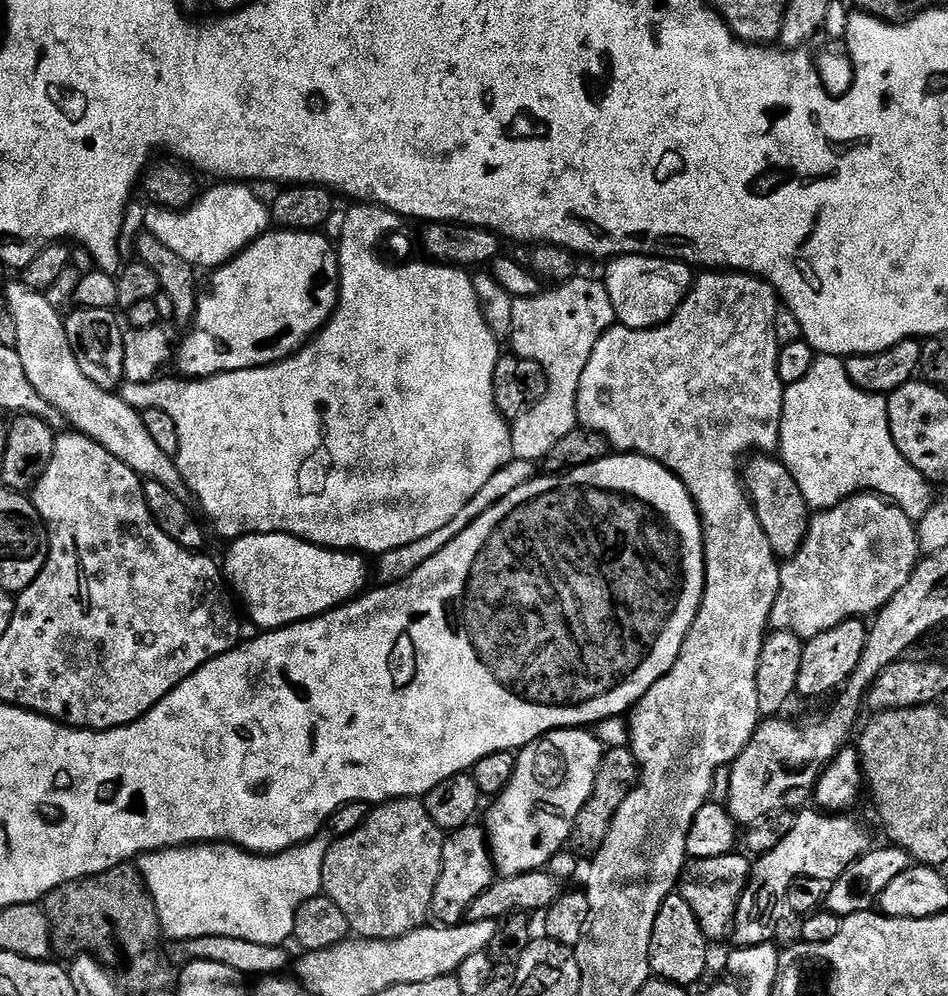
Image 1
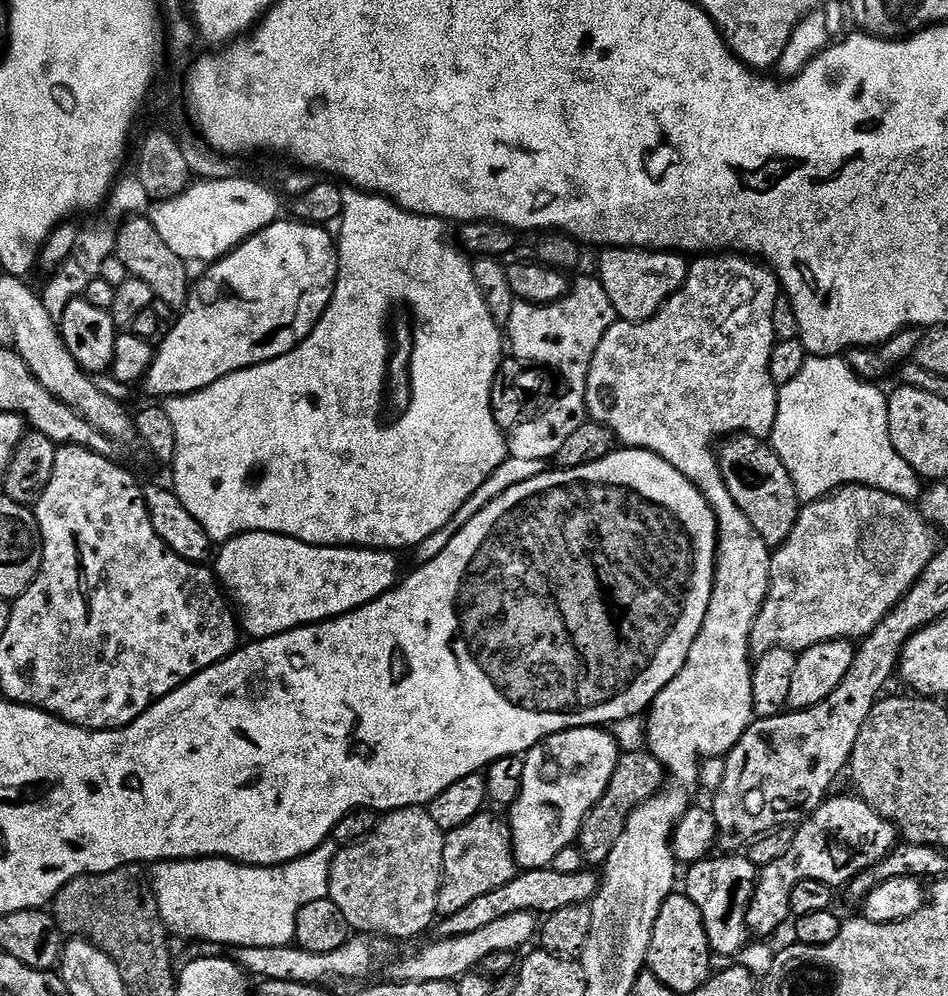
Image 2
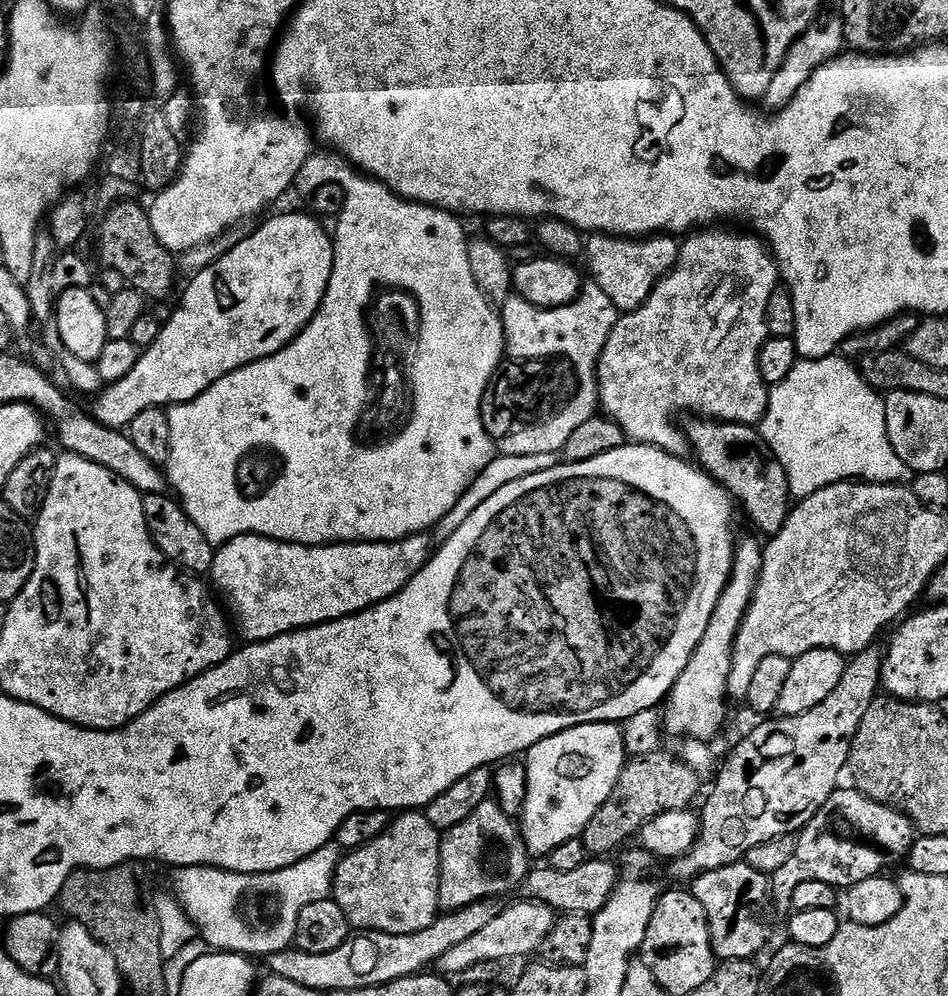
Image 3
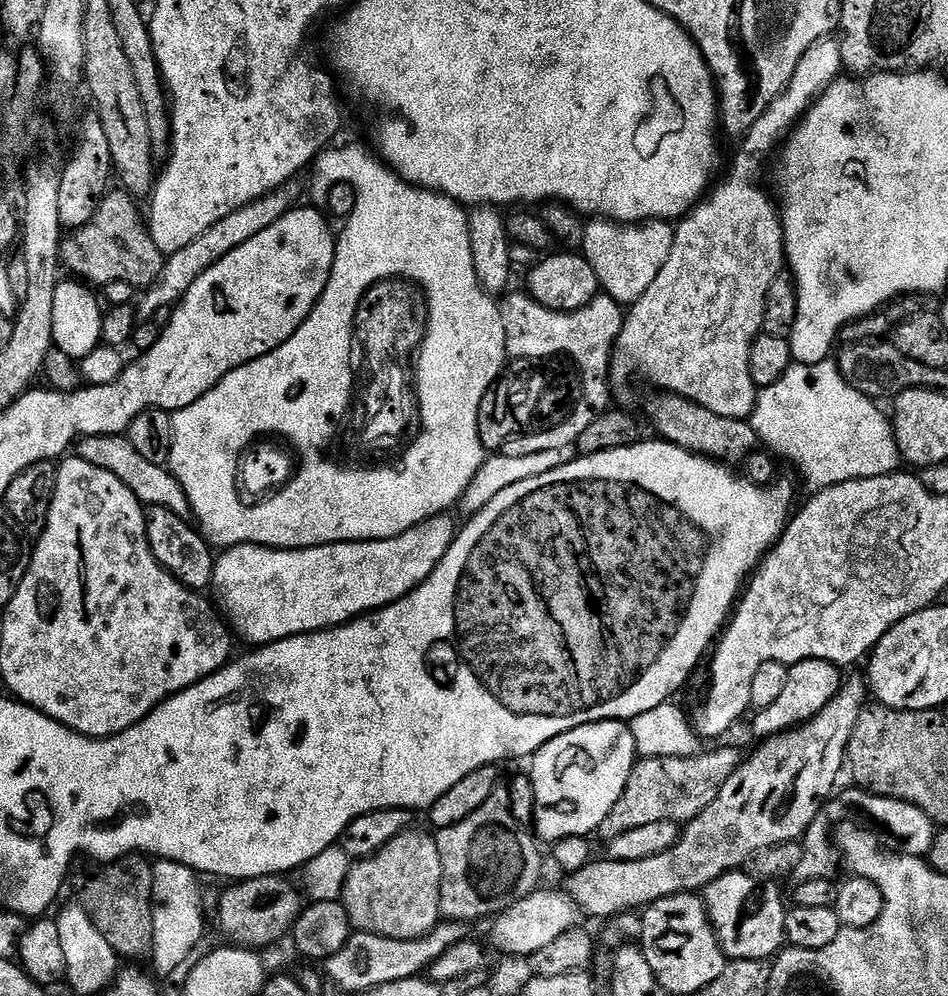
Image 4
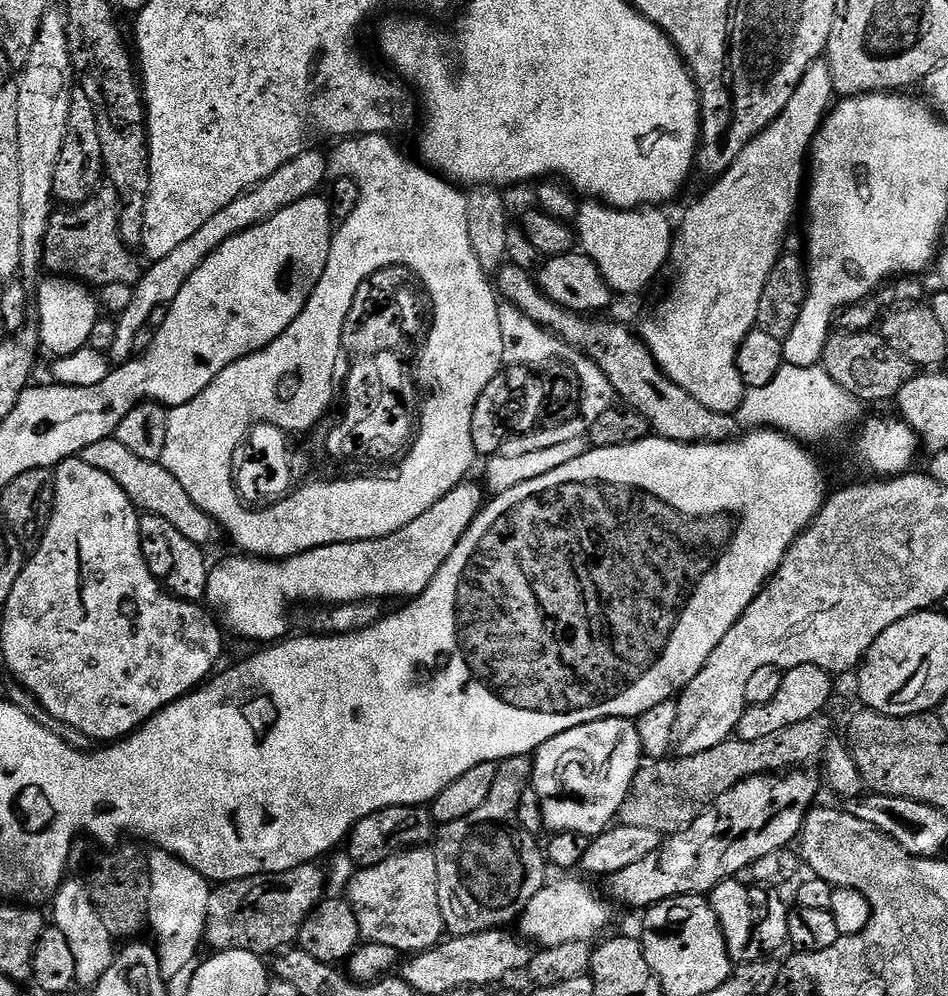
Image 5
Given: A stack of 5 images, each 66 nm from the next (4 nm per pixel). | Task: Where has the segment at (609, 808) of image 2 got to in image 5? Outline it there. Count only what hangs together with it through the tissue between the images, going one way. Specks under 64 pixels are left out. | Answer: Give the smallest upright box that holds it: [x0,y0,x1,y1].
[618,714,866,834]

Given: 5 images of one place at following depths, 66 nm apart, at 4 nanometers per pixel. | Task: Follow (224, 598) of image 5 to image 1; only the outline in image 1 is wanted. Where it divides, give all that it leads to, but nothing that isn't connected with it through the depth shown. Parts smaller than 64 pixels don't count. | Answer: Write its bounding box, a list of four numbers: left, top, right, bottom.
[222,532,369,630]

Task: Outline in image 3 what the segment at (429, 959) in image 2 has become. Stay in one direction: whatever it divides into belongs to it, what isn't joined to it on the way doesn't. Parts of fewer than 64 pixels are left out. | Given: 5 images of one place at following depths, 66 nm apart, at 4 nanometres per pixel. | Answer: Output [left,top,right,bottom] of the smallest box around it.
[437,899,558,976]

